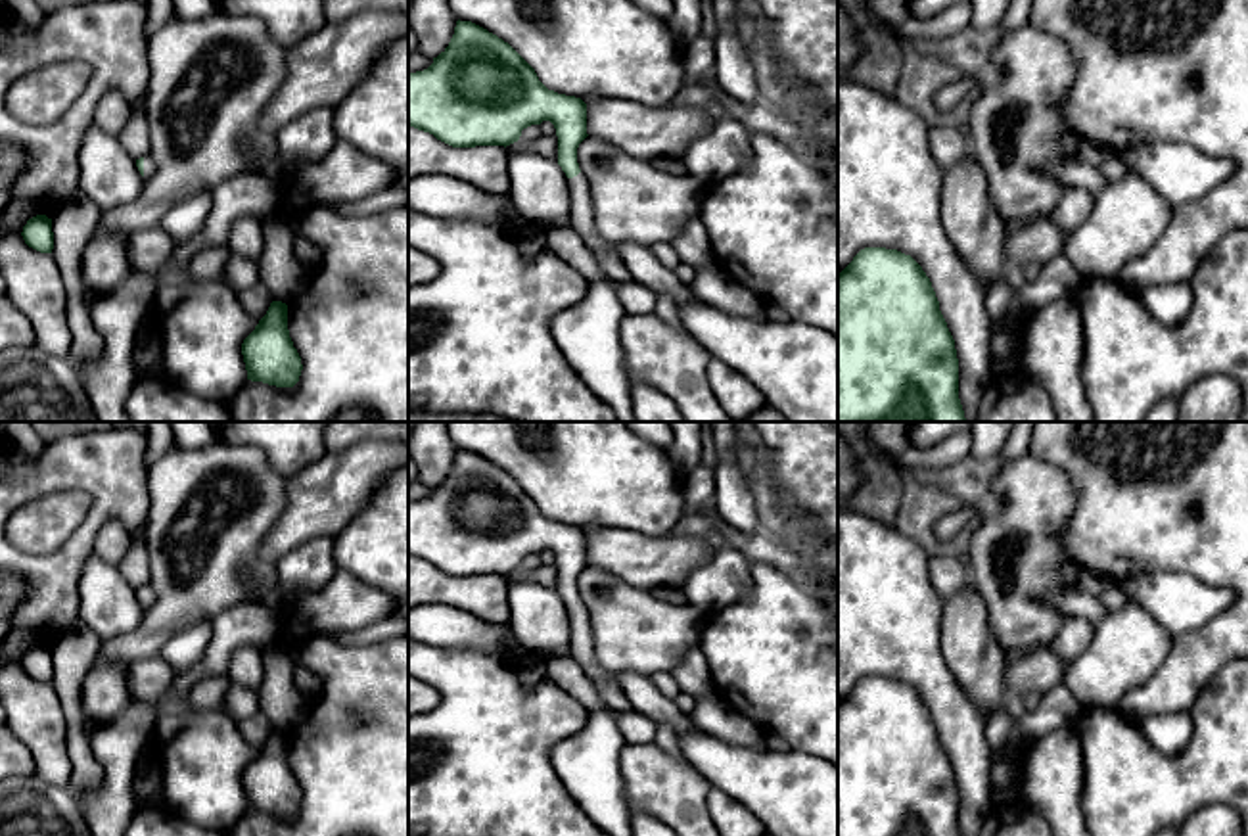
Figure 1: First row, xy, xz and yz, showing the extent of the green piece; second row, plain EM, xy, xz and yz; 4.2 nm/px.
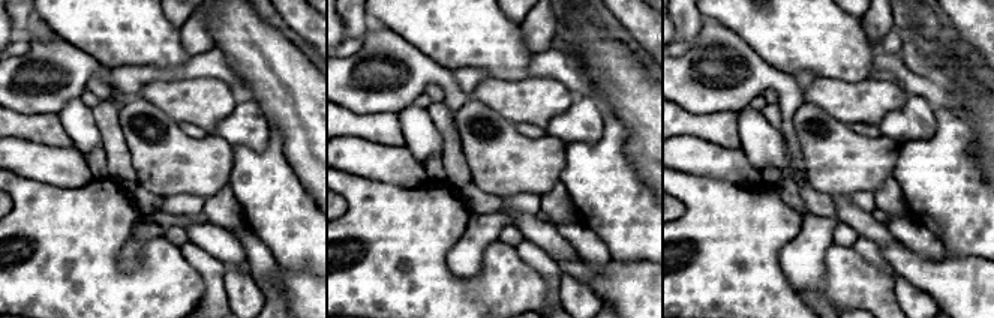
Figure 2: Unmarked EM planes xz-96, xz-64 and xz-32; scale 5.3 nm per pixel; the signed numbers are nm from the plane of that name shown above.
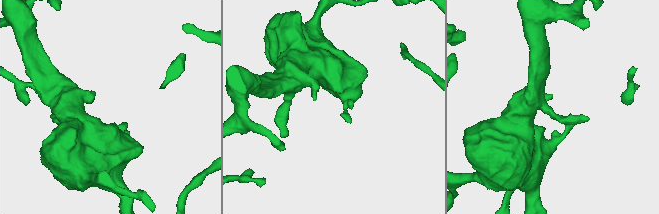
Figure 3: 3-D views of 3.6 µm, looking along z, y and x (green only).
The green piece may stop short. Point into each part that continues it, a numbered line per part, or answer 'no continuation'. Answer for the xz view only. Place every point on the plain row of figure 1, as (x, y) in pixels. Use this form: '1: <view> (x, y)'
1: xz (581, 649)

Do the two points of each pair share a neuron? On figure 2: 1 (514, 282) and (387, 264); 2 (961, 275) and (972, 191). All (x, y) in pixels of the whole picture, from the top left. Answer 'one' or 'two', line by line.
1: one
2: two

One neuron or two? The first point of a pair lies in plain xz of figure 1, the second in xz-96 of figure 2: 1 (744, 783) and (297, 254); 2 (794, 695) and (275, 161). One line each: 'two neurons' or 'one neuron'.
1: two neurons
2: one neuron

